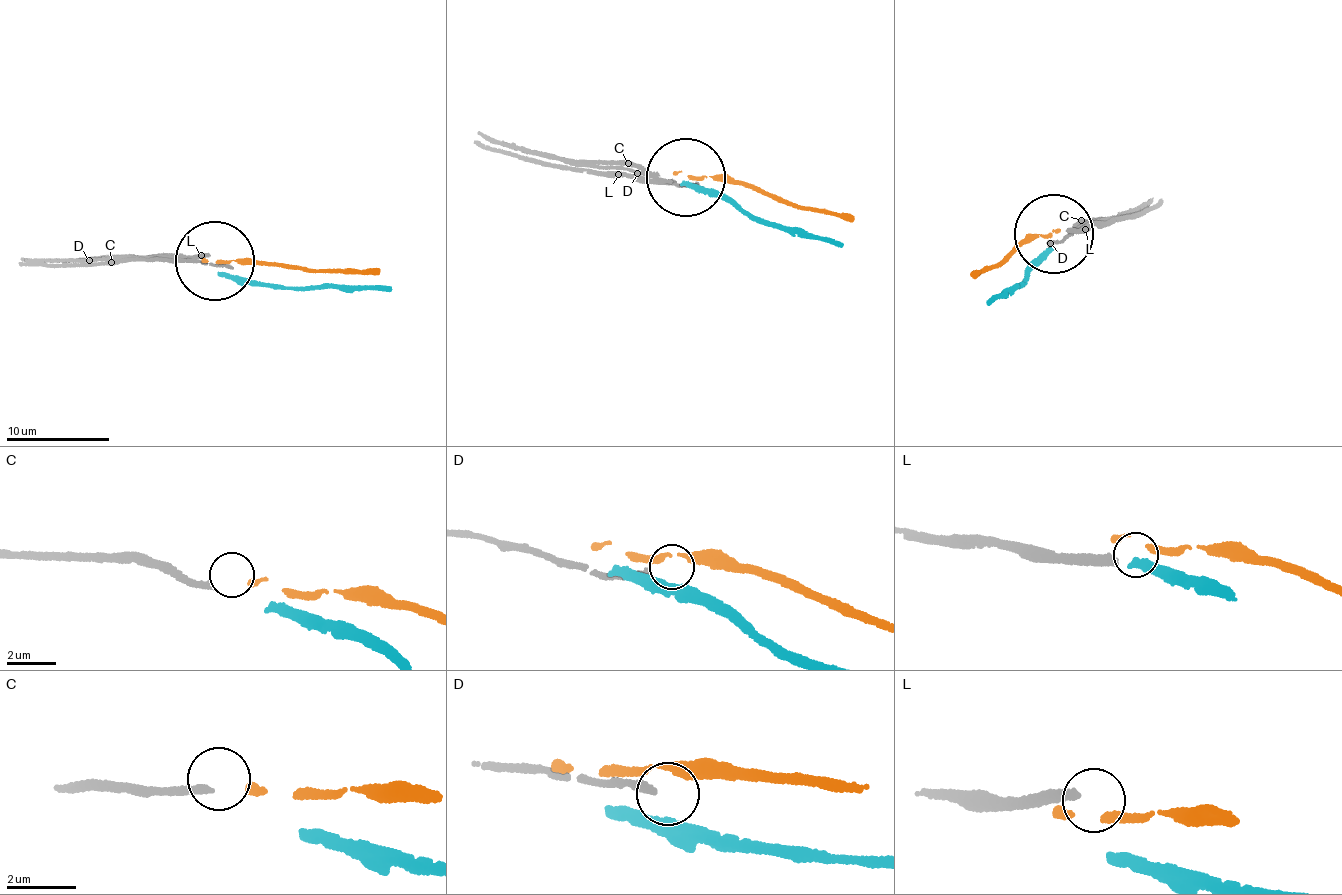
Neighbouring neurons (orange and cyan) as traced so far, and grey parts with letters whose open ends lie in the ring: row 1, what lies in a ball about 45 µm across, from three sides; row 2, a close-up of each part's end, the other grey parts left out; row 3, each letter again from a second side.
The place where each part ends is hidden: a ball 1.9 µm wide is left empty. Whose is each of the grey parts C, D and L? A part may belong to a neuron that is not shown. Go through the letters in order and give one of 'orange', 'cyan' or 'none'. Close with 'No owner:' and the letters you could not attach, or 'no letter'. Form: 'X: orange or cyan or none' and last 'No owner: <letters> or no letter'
C: orange
D: none
L: none
No owner: D, L

